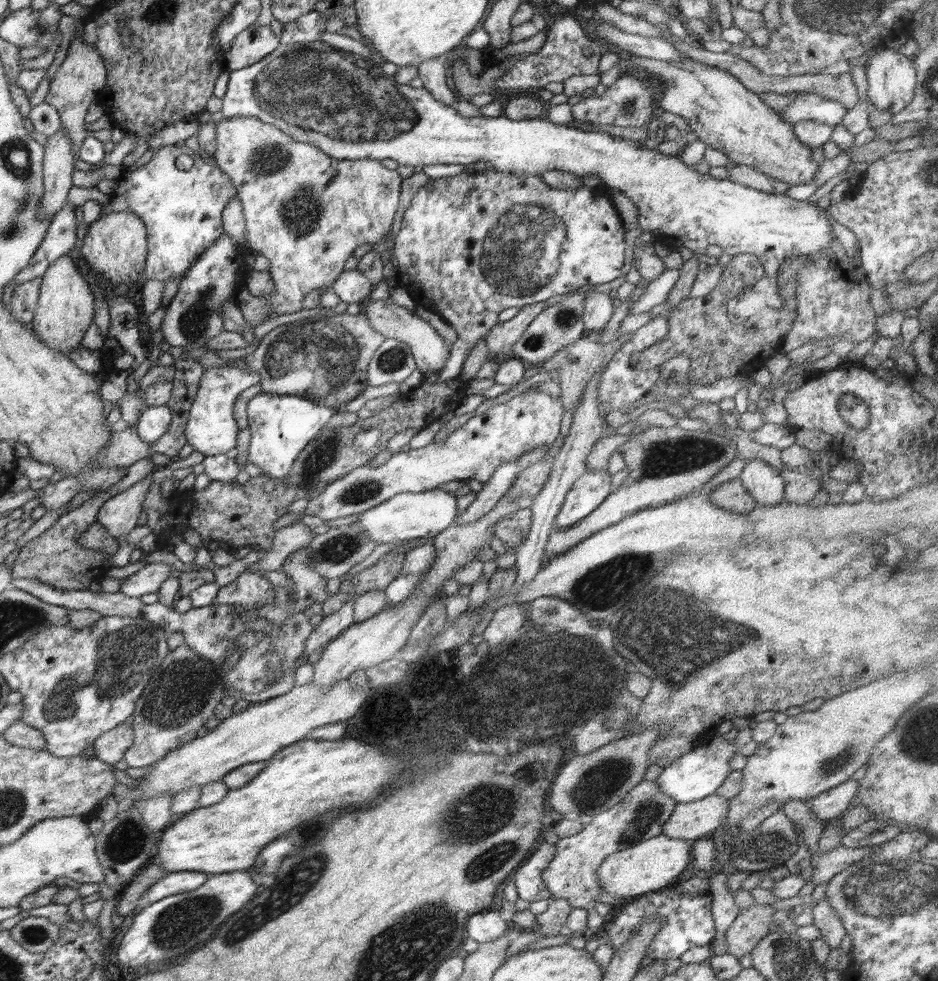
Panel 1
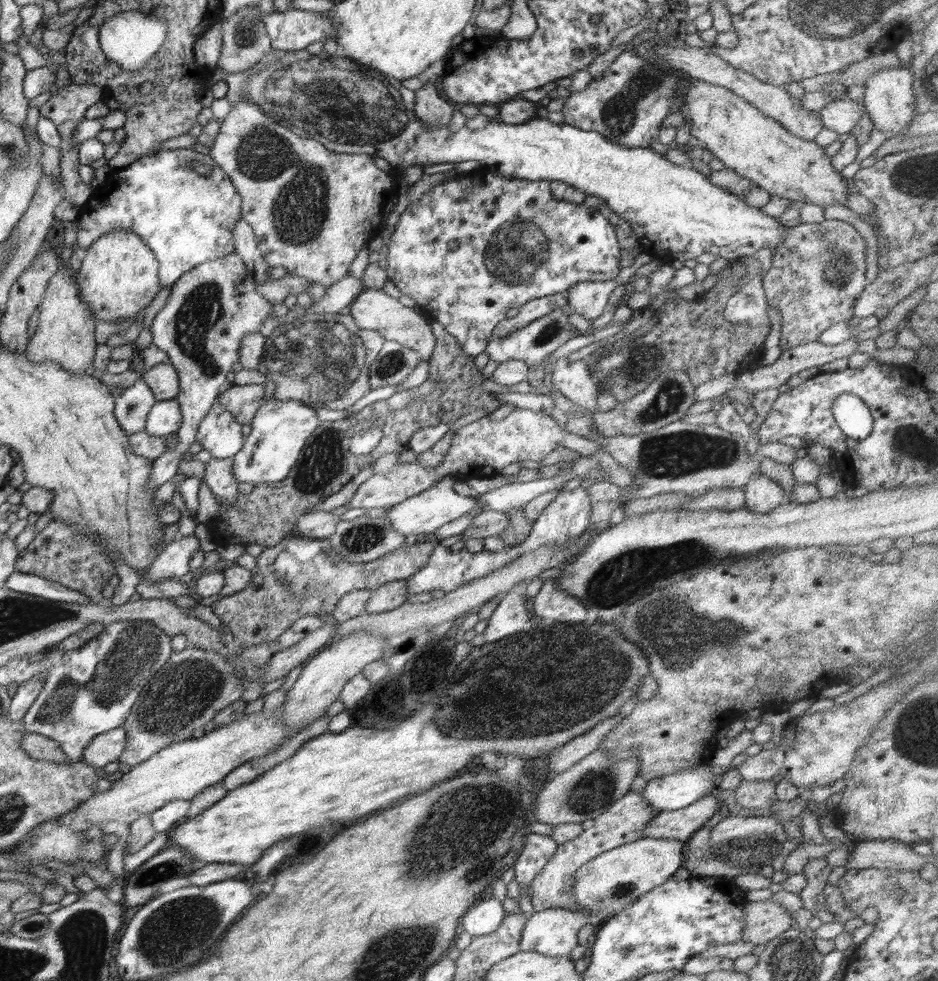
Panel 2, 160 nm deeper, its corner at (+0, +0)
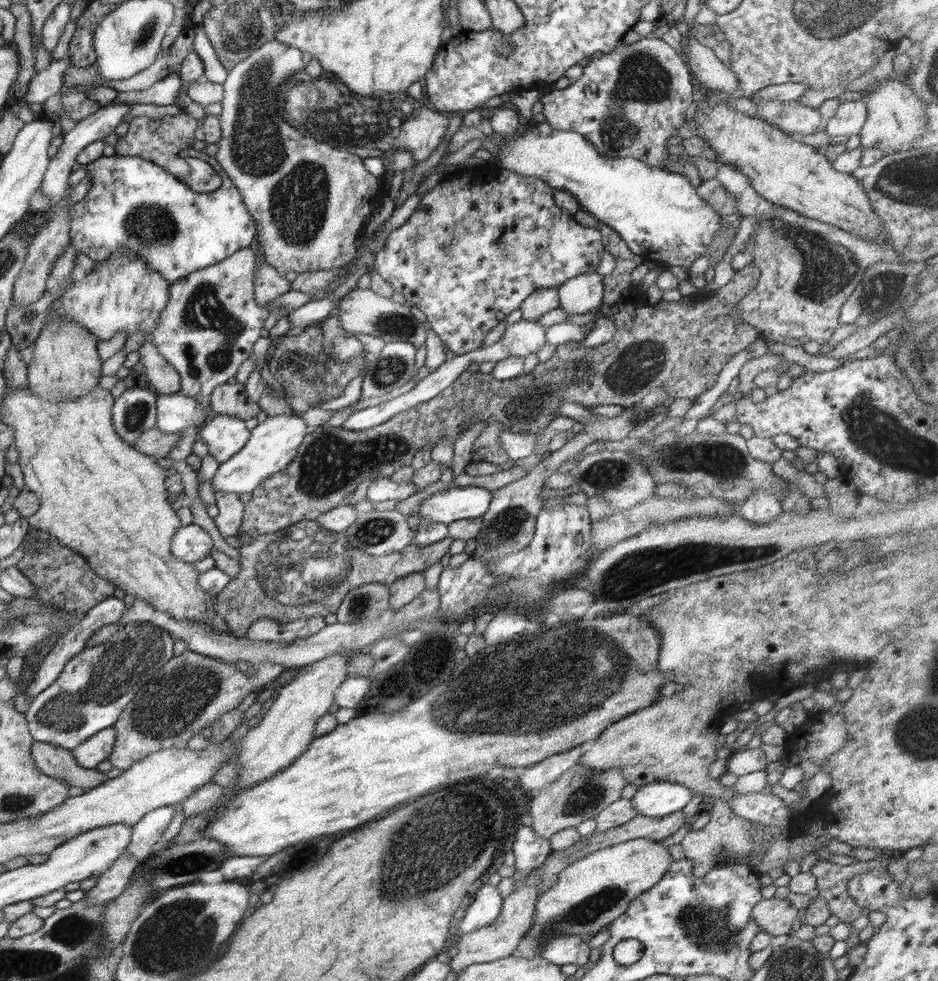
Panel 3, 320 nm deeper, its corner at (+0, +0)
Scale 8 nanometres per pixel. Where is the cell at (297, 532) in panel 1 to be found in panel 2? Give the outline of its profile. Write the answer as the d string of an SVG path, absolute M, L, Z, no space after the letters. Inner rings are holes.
M312 511L298 517L295 529L291 534L328 539L334 534L340 521L340 517L330 511Z

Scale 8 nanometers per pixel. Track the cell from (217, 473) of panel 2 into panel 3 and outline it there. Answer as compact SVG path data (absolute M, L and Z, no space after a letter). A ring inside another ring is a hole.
M214 491L216 506L220 511L214 522L223 537L238 536L243 521L245 504L233 493Z

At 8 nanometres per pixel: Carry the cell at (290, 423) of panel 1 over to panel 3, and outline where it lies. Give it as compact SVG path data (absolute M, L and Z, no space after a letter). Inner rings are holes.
M295 414L269 416L264 420L264 423L259 423L250 432L250 439L240 452L227 462L220 463L214 478L211 479L214 491L236 495L253 493L264 479L271 477L278 471L286 472L309 432L310 428L304 419Z

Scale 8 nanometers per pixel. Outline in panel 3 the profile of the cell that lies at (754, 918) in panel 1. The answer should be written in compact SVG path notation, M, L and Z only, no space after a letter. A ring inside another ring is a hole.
M776 897L762 899L754 906L751 916L760 930L772 937L790 936L798 925L798 909L788 900Z

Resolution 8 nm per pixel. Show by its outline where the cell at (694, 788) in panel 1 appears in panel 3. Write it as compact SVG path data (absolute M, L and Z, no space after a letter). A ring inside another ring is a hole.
M650 782L632 796L632 806L638 815L660 818L682 810L694 793L678 782Z

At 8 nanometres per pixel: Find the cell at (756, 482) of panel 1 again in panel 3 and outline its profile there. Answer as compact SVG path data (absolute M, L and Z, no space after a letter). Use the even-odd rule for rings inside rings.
M766 489L751 493L750 497L742 504L738 514L742 518L754 522L756 526L762 526L772 522L782 512L780 499L774 496L772 491Z

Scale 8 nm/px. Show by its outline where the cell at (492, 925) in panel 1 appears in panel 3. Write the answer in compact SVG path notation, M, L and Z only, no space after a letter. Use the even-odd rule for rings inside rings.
M486 883L475 892L464 918L459 921L458 933L468 934L489 926L498 916L503 906L503 896L498 887Z

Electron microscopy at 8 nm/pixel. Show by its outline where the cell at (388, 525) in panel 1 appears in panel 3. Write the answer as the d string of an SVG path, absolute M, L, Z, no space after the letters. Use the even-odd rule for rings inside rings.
M450 485L447 490L435 493L430 498L424 500L419 506L416 506L413 514L418 514L421 521L434 521L442 524L450 524L454 521L463 521L468 518L481 518L488 510L492 501L492 493L478 486L466 486L459 488Z

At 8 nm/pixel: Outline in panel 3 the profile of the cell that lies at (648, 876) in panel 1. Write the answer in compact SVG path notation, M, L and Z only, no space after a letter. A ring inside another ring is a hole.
M637 838L588 853L565 866L556 884L537 898L533 924L514 956L540 956L540 943L550 935L597 935L624 914L639 894L660 882L671 862L668 847L652 839Z

